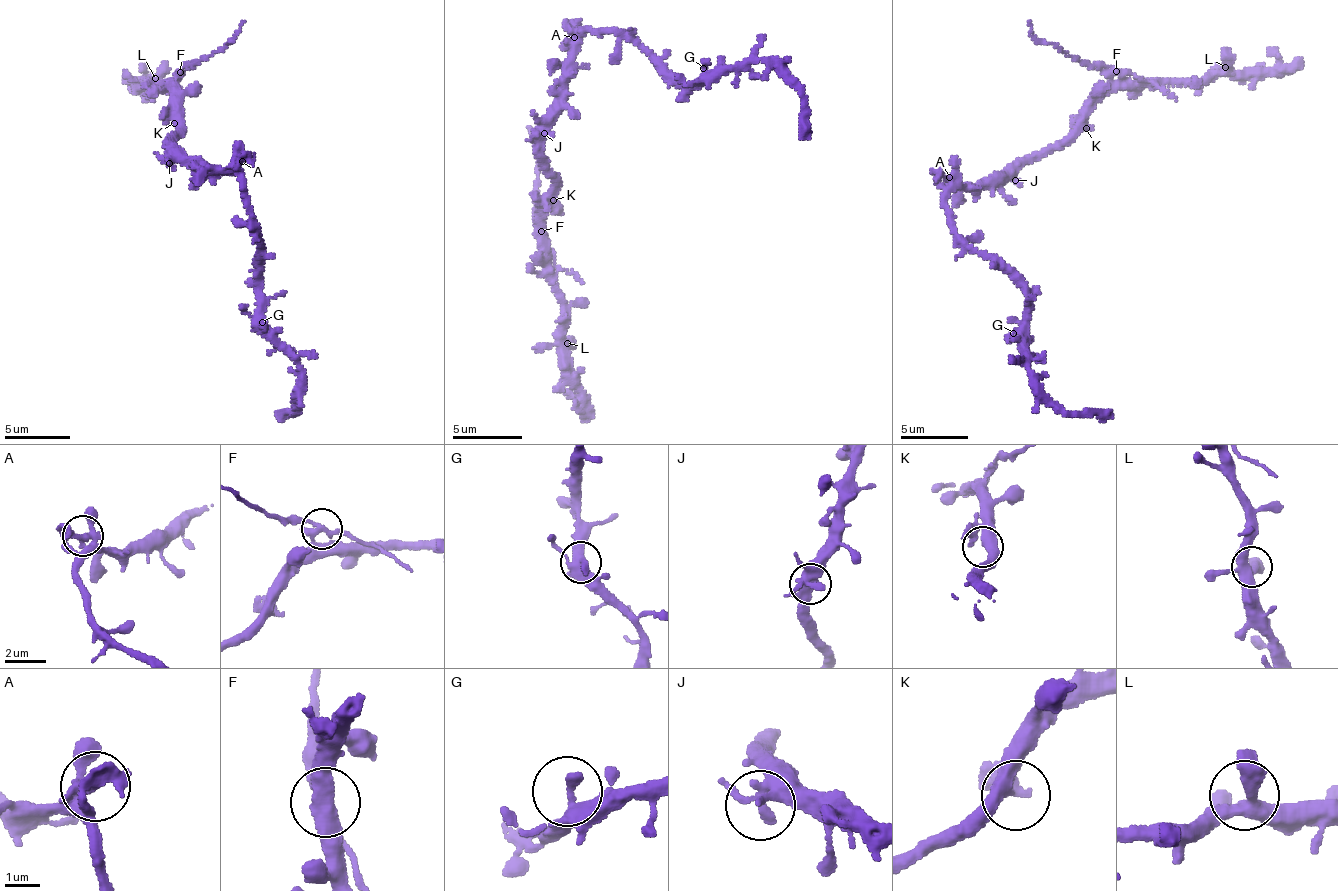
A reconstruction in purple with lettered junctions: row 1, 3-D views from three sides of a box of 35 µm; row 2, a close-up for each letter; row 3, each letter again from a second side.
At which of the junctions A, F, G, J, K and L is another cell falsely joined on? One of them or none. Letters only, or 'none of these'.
F

